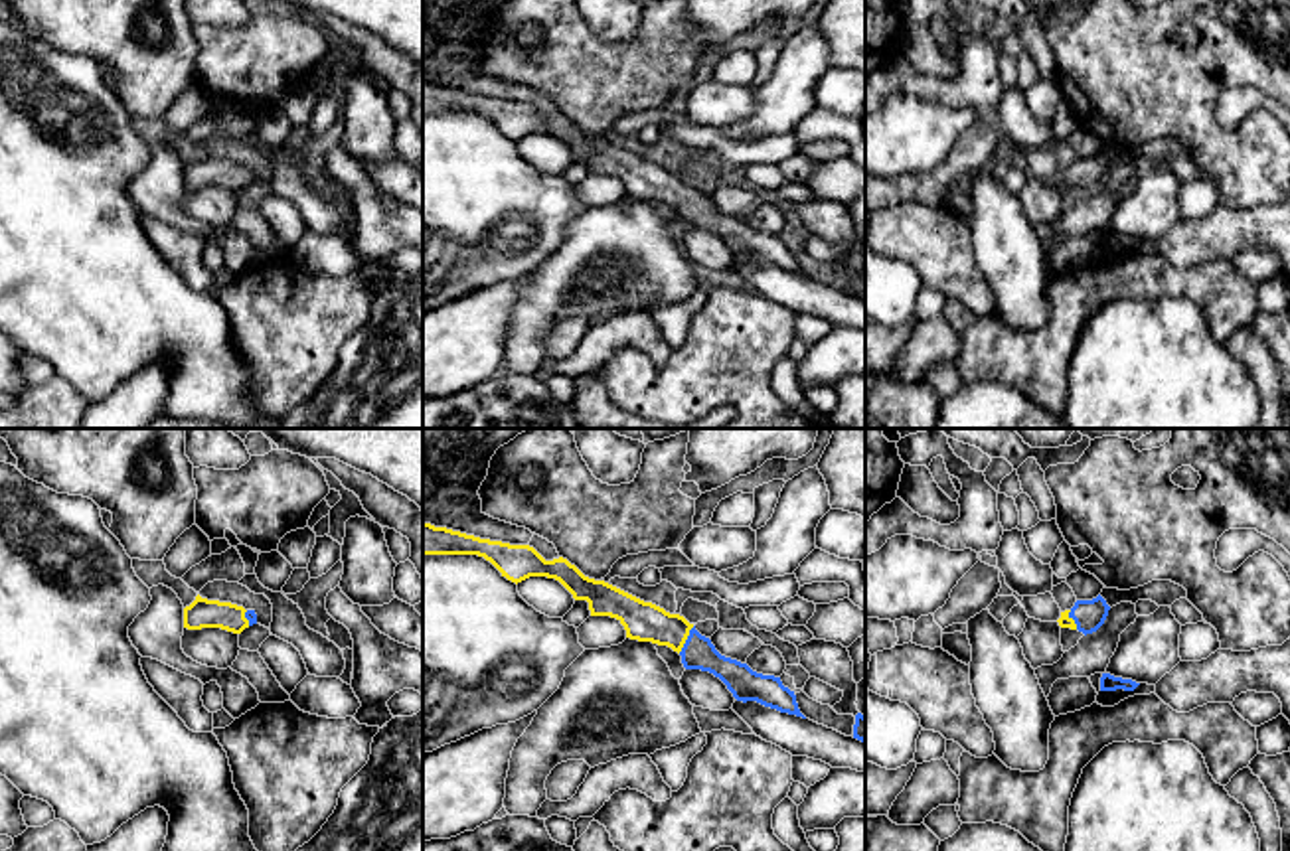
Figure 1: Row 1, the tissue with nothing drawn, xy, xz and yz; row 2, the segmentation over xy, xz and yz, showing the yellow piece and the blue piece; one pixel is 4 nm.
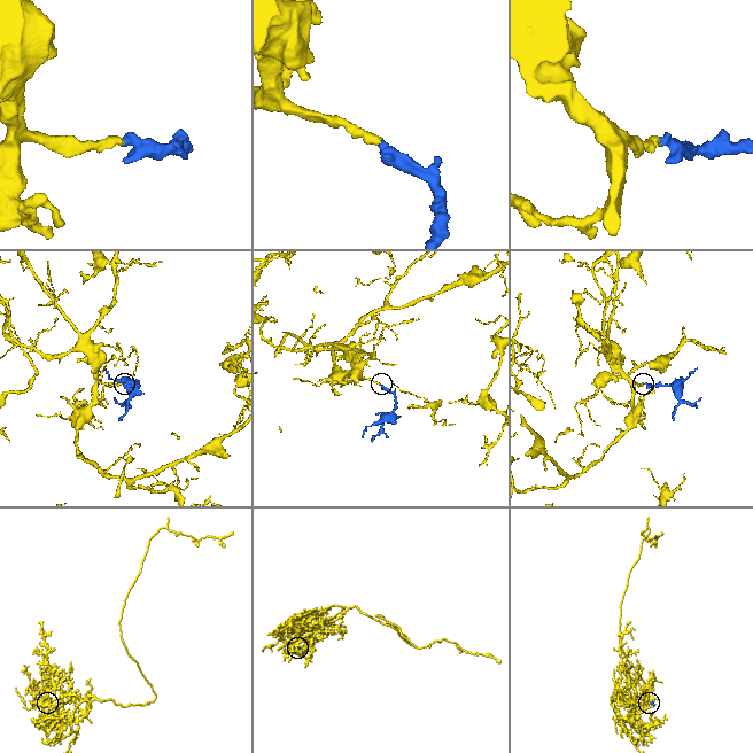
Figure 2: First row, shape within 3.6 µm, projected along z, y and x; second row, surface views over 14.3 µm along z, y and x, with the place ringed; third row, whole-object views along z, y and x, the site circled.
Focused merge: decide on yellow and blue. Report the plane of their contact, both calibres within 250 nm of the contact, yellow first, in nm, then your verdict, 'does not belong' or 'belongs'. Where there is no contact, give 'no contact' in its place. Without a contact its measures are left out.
meets yellow in xz; 160 nm thick on the yellow side, 140 nm on the other; belongs

